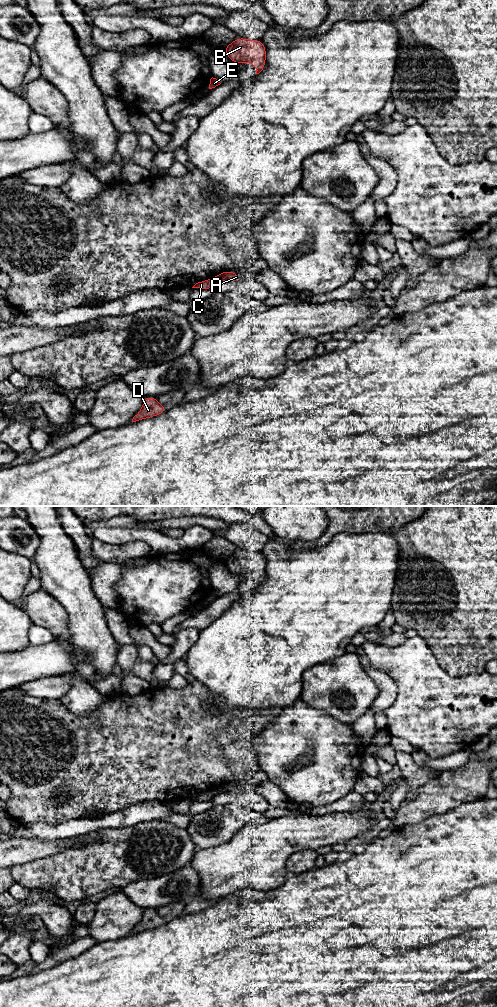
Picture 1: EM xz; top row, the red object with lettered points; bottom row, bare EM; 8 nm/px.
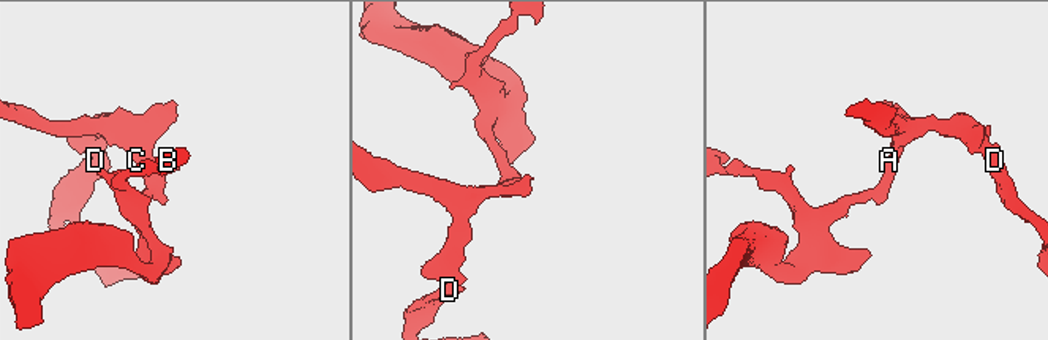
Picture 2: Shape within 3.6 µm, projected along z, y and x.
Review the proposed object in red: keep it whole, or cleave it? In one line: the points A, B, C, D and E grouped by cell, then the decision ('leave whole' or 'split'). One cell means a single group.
A B E / C D; split

